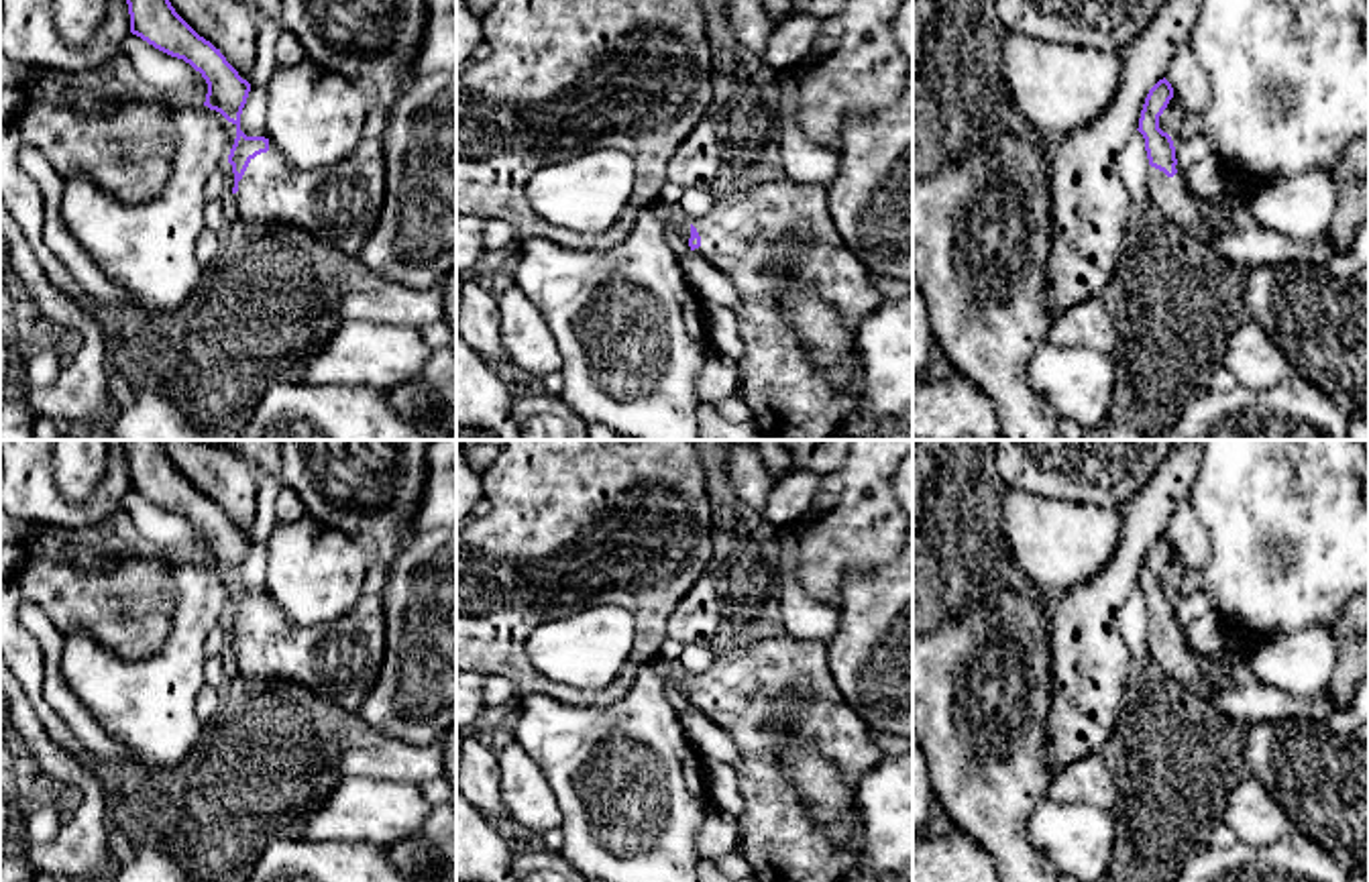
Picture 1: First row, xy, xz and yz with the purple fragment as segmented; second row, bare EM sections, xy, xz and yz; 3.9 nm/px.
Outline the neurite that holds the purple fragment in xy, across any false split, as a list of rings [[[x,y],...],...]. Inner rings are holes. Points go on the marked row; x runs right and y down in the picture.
[[[169,0],[126,4],[130,33],[200,71],[208,84],[204,106],[236,126],[226,169],[238,220],[261,228],[295,226],[357,259],[383,208],[383,141],[361,141],[346,159],[328,169],[295,167],[273,141],[240,130],[251,84],[220,49],[200,37]]]

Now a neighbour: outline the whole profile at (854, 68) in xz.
[[[847,0],[837,14],[823,18],[809,53],[788,69],[799,79],[797,122],[813,143],[839,145],[847,116],[872,116],[900,98],[913,71],[913,61],[892,37],[892,16],[902,2]]]

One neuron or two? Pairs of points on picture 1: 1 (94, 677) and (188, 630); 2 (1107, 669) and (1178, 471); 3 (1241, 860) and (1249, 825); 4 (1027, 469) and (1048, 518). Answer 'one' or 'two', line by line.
1: one
2: one
3: two
4: two

